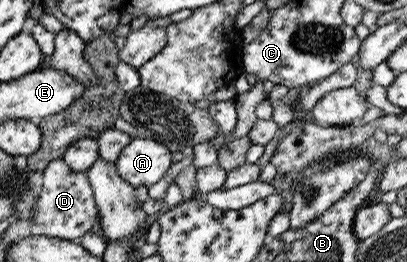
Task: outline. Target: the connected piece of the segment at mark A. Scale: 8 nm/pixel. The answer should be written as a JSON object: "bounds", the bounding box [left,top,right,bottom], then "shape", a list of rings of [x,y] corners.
{"bounds":[114,137,171,187],"shape":[[[134,137],[119,152],[114,167],[118,177],[133,187],[149,187],[164,177],[171,164],[170,153],[154,140]]]}

